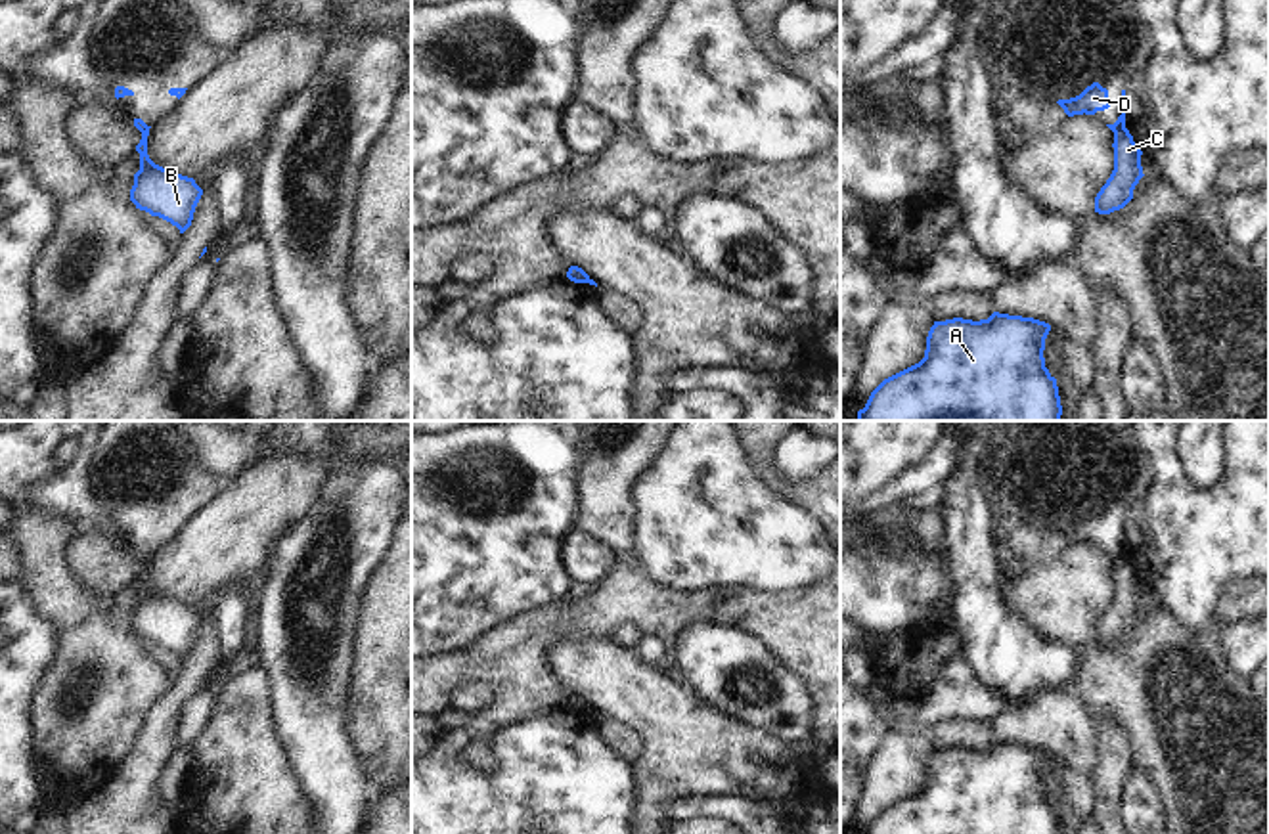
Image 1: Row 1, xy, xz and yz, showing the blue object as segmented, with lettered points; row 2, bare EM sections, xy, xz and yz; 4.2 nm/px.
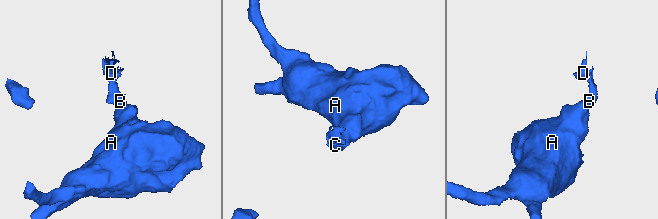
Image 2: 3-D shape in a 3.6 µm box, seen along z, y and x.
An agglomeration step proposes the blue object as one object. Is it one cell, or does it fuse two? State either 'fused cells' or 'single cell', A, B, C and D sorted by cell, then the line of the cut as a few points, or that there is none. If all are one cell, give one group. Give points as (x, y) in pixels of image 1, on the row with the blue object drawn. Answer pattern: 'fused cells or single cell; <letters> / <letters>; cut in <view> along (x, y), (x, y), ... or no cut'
fused cells; A B C / D; cut in yz along (1124, 125), (1114, 132)

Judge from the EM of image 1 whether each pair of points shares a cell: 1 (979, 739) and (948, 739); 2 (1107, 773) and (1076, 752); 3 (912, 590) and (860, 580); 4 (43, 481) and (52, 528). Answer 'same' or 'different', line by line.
1: same
2: different
3: same
4: different

